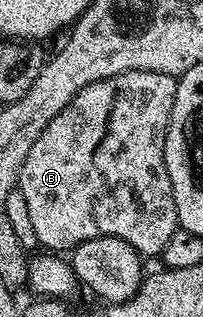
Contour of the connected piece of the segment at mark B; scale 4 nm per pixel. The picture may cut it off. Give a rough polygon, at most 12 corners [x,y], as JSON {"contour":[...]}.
{"contour":[[177,76],[94,81],[18,184],[41,248],[163,256]]}

